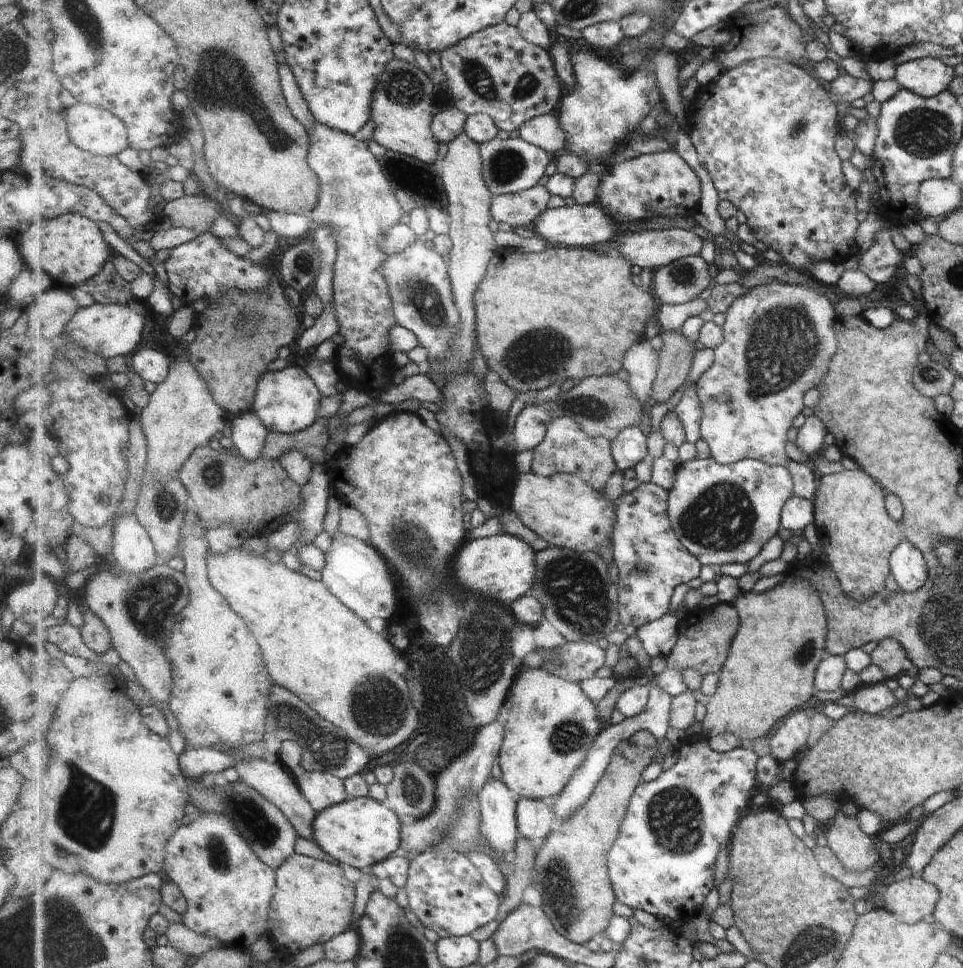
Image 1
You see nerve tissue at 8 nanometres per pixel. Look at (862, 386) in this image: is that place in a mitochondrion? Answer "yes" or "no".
yes

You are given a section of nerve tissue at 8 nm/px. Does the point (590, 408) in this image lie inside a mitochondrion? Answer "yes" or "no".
yes

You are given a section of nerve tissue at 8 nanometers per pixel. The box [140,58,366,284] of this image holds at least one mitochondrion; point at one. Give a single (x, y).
(341, 192)

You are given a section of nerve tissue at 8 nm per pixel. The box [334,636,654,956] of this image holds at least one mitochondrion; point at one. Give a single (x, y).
(556, 878)

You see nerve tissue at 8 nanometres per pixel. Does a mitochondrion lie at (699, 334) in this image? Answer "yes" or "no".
no

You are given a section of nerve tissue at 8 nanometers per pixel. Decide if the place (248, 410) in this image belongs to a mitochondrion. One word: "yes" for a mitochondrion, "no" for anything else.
no

